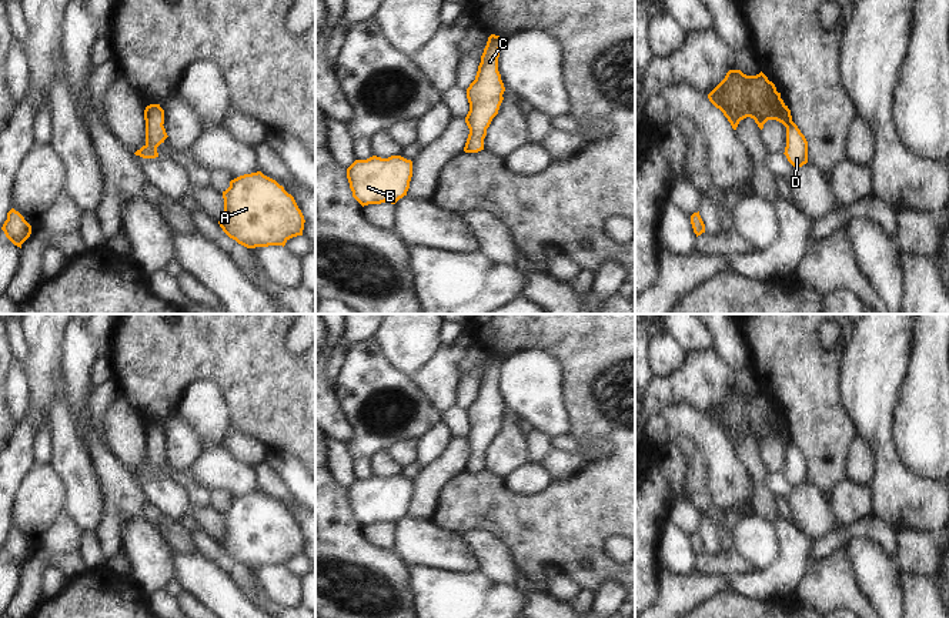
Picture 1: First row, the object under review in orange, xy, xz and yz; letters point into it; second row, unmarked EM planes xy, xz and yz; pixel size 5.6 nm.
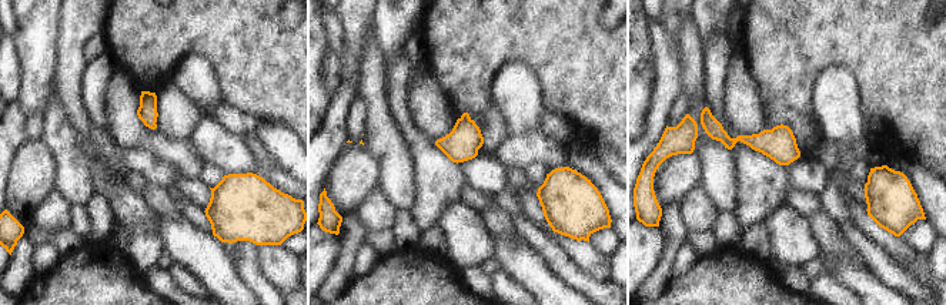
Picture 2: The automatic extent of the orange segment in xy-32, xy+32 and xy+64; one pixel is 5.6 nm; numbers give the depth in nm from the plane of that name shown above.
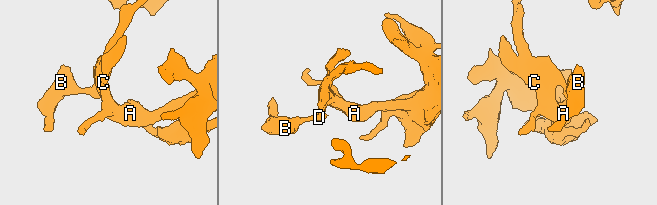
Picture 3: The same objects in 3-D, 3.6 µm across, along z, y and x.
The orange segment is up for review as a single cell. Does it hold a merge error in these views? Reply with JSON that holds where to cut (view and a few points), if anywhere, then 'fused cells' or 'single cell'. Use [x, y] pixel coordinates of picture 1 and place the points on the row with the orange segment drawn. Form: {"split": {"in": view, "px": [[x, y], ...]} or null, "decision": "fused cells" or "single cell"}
{"split": null, "decision": "single cell"}

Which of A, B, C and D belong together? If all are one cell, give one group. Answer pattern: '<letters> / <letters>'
A B C D

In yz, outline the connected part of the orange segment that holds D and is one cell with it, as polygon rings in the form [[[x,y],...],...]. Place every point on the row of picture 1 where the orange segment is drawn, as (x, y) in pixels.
[[[729,70],[708,98],[724,113],[734,130],[746,117],[753,118],[761,130],[768,120],[782,123],[786,127],[783,154],[788,161],[795,168],[808,163],[808,141],[792,121],[791,110],[781,98],[781,93],[762,71],[746,76],[741,70]]]

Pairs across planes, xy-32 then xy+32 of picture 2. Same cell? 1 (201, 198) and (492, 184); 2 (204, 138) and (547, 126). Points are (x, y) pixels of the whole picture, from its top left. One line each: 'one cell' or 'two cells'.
1: two cells
2: two cells

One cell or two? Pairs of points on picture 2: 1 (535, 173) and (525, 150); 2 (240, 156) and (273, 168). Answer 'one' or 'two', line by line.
1: two
2: one

